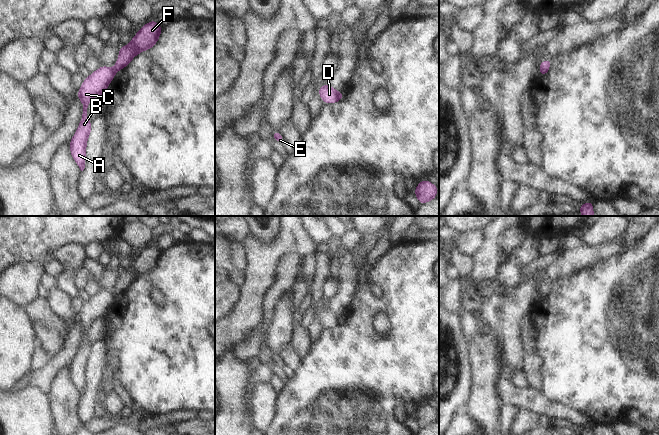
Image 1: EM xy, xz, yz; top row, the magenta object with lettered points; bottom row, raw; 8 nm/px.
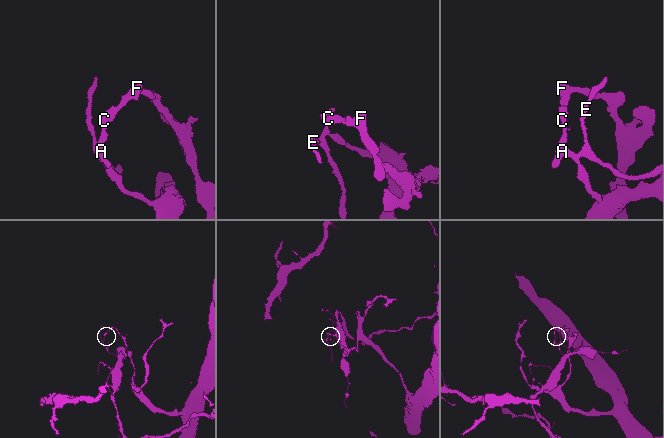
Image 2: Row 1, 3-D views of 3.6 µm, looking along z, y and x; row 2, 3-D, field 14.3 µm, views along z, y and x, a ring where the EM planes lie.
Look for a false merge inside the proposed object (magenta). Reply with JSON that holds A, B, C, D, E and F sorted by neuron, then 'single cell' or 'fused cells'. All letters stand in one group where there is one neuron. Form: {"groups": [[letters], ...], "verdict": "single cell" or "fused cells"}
{"groups": [["A", "B", "C", "D", "E"], ["F"]], "verdict": "fused cells"}

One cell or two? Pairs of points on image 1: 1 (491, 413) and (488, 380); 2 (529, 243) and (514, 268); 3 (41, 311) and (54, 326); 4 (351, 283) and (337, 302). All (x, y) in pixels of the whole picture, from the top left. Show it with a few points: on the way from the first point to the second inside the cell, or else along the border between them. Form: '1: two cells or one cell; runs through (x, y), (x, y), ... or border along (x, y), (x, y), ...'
1: one cell; runs through (488, 405), (488, 388)
2: one cell; runs through (529, 249), (517, 262)
3: one cell; runs through (43, 315), (50, 322)
4: one cell; runs through (348, 288), (342, 297)

